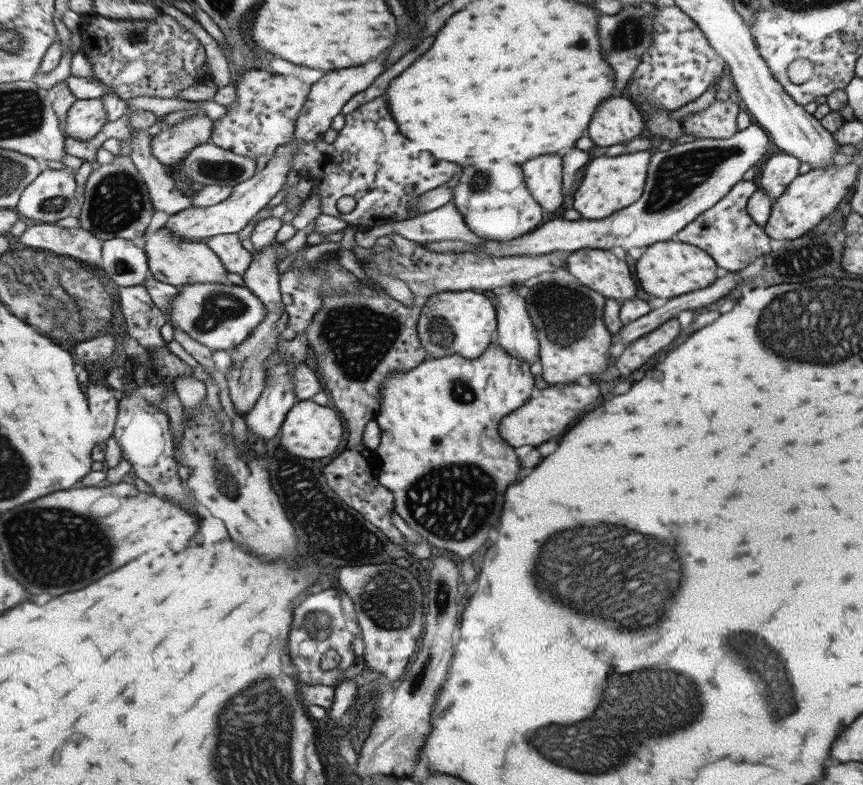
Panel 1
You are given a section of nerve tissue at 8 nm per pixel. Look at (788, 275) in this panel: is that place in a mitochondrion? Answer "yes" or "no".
yes

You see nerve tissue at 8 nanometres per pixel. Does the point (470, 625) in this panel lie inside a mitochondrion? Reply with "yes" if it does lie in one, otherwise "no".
no

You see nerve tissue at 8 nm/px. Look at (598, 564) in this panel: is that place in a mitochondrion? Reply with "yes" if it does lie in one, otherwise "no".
yes

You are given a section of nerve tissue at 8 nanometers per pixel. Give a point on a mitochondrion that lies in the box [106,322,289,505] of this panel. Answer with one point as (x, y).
(228, 488)

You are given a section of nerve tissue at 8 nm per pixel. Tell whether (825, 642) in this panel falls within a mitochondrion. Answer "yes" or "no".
no

